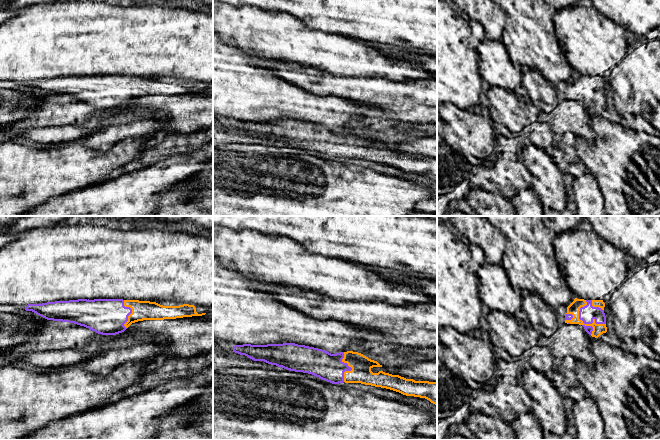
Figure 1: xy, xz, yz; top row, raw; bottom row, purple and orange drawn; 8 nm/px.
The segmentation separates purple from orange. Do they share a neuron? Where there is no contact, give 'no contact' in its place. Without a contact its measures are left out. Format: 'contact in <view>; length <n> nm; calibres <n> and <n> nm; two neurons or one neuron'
contact in yz; length 280 nm; calibres 130 and 90 nm; one neuron

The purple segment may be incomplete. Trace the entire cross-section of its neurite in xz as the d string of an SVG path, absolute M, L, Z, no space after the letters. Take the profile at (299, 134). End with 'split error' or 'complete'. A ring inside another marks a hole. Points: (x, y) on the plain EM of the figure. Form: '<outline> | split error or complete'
M295 119L267 120L267 121L235 121L233 128L245 131L254 137L264 137L271 141L276 141L284 145L312 150L319 155L332 160L339 159L361 159L375 163L381 163L399 168L406 172L425 174L437 182L437 158L415 157L406 155L399 151L392 151L379 147L373 149L373 143L382 143L377 137L371 136L361 129L347 127L331 130L325 126L298 121Z | split error

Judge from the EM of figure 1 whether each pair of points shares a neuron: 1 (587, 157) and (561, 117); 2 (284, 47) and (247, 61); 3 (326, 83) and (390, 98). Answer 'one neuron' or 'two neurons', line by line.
1: two neurons
2: two neurons
3: one neuron

